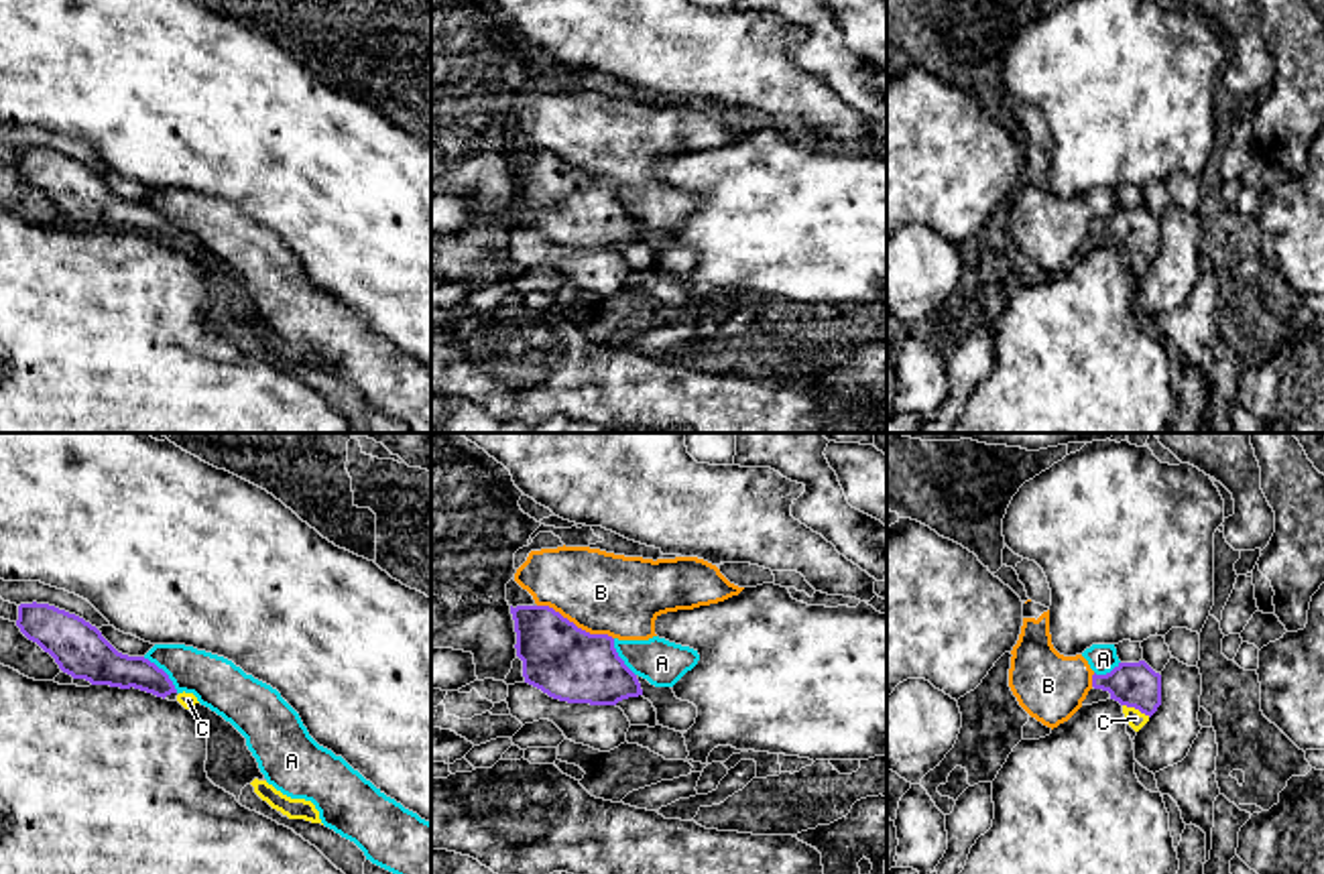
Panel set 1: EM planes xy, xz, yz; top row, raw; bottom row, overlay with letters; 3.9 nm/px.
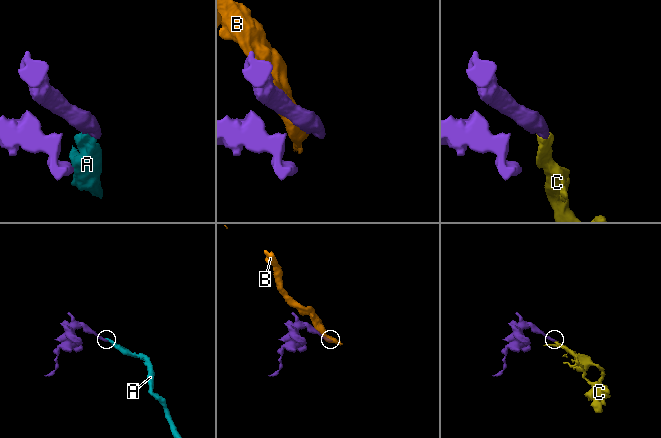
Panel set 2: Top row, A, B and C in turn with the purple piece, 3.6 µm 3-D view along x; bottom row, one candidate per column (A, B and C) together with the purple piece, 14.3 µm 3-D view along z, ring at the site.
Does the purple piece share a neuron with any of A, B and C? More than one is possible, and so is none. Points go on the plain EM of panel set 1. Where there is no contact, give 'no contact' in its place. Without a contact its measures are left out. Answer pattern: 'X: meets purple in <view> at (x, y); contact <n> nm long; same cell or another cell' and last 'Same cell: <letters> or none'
A: meets purple in xy at (163, 216); contact 200 nm long; another cell
B: meets purple in xz at (574, 169); contact 340 nm long; another cell
C: meets purple in yz at (1137, 253); contact 120 nm long; same cell
Same cell: C

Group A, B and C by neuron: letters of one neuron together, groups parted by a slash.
A B / C

